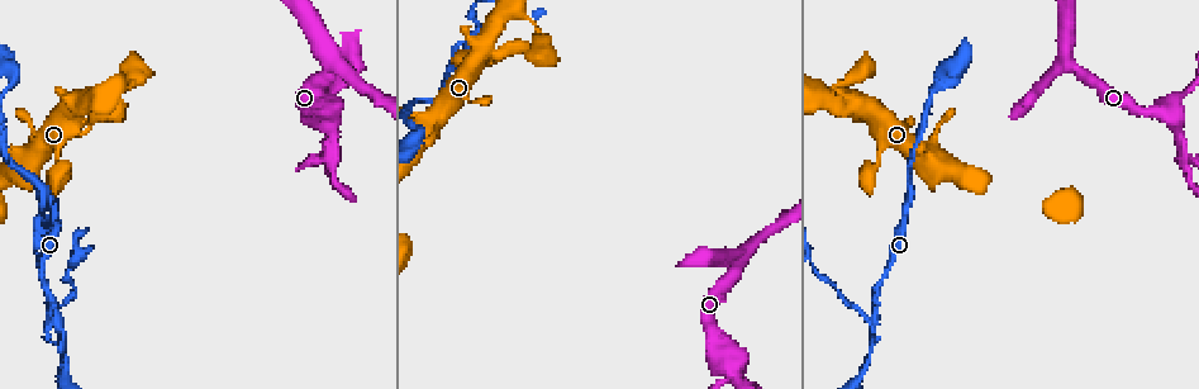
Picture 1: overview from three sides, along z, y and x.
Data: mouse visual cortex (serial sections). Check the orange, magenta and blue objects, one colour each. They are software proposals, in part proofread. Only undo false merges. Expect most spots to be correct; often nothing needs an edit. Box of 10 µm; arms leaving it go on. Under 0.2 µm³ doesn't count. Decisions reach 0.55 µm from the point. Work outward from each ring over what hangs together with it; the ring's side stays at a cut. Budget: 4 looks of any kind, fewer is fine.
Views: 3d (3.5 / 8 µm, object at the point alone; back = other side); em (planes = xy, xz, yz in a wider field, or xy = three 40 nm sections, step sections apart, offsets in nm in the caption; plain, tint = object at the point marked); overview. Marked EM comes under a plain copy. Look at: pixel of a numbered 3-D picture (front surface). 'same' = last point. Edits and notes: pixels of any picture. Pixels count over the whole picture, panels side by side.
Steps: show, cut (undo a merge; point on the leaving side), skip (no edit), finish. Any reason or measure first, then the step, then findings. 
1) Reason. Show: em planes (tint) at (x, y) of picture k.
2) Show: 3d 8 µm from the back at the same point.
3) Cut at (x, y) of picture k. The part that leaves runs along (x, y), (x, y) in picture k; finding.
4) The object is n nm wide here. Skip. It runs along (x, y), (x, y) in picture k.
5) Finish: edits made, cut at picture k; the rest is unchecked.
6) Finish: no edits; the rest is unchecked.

A fork. Show: 3d 3.5 µm at (875, 318) of picture 1.

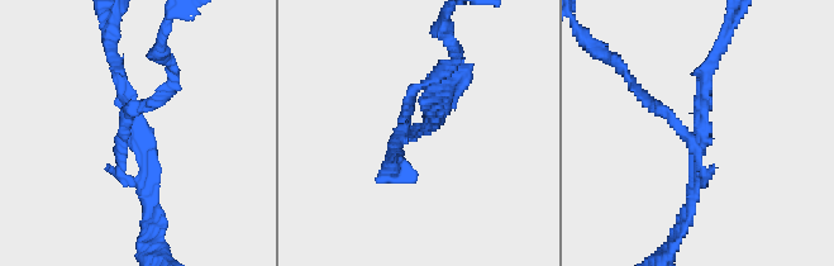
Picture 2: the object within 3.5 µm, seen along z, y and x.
Skip. One cell here.

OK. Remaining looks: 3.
Thin neck. Show: 3d 8 µm at (537, 26) of picture 1.

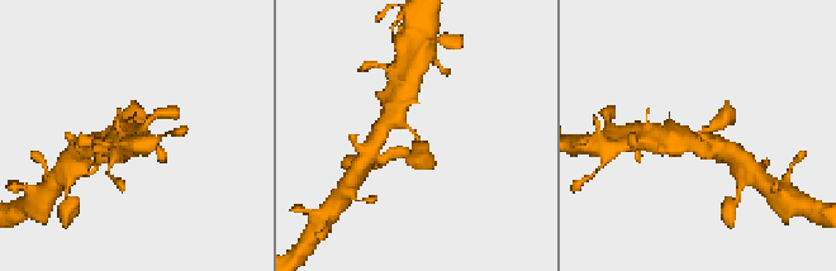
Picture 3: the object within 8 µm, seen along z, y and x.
Show: 3d 3.5 µm at the same point.

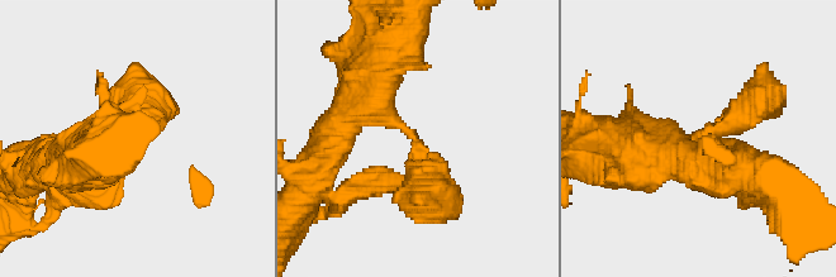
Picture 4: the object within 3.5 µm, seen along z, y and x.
Shape alone is not enough. Show: em xy step 1 (tint) at (415, 142) of picture 4.

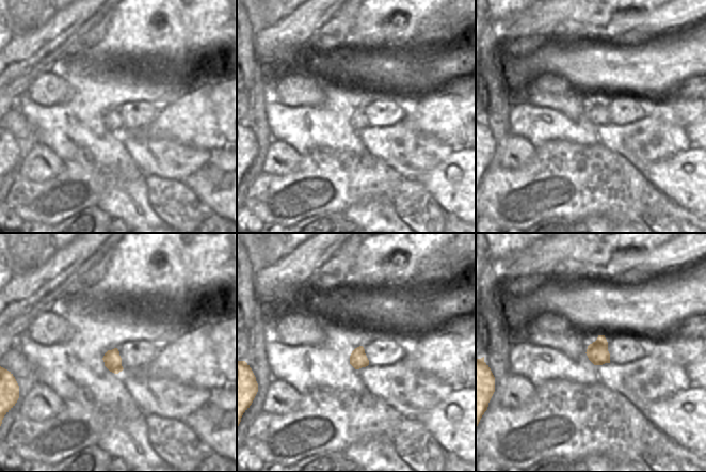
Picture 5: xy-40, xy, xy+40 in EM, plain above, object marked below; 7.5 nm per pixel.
The object is 130 nm wide here. Skip. It runs along (350, 115), (373, 105), (412, 134), (419, 199) in picture 4; continuous, no second cell.

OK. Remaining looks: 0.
Finish: no edits; the rest is unchecked.

